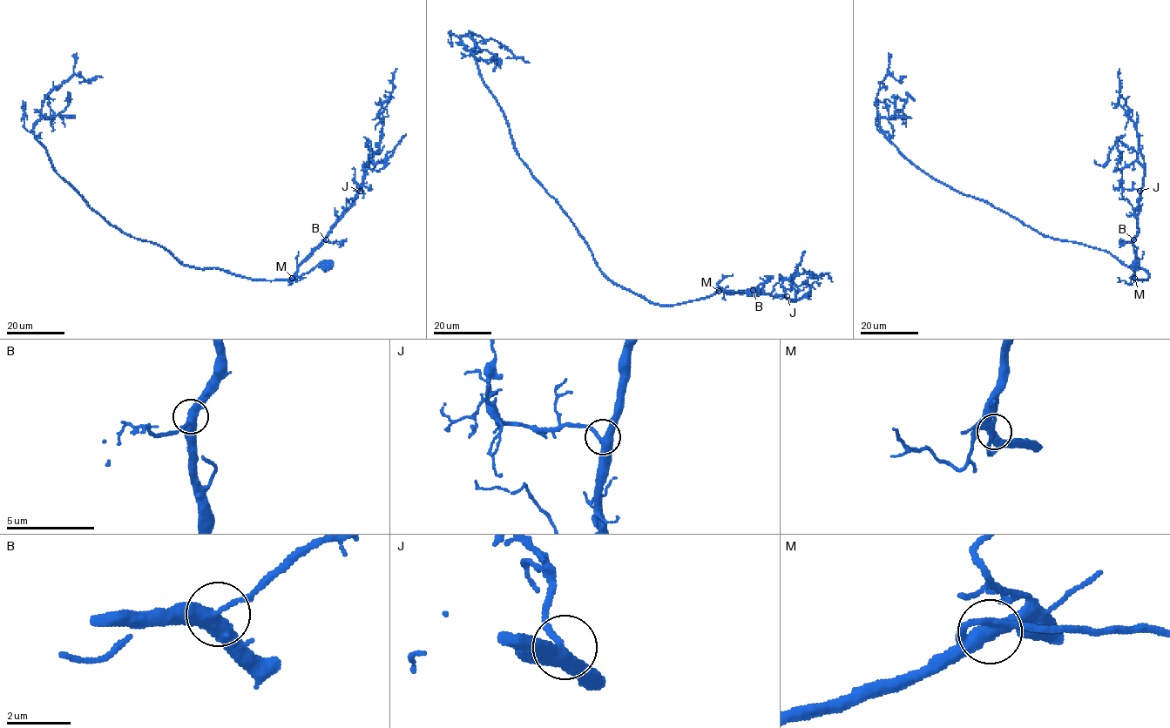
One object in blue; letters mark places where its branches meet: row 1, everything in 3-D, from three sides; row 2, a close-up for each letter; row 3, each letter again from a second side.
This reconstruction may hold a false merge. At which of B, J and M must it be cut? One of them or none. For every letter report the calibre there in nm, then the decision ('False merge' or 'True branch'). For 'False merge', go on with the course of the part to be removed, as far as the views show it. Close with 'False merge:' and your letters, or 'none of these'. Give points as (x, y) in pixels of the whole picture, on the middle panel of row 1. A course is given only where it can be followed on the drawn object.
B: Thickness 400 nm. True branch
J: Thickness 400 nm. True branch
M: Thickness 400 nm. True branch
False merge: none of these

